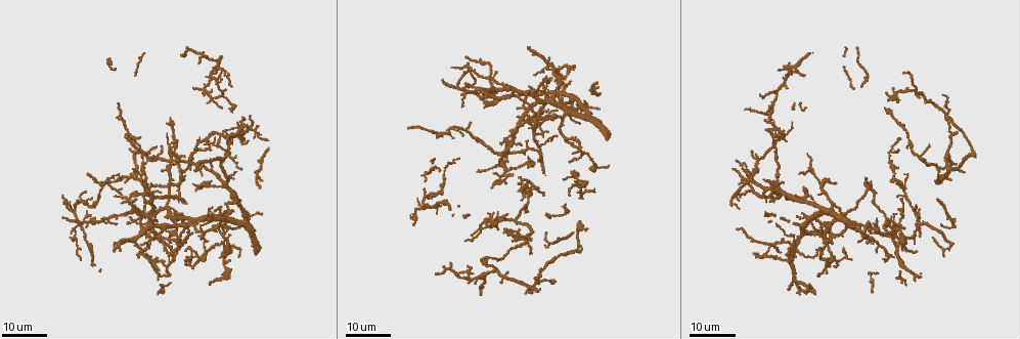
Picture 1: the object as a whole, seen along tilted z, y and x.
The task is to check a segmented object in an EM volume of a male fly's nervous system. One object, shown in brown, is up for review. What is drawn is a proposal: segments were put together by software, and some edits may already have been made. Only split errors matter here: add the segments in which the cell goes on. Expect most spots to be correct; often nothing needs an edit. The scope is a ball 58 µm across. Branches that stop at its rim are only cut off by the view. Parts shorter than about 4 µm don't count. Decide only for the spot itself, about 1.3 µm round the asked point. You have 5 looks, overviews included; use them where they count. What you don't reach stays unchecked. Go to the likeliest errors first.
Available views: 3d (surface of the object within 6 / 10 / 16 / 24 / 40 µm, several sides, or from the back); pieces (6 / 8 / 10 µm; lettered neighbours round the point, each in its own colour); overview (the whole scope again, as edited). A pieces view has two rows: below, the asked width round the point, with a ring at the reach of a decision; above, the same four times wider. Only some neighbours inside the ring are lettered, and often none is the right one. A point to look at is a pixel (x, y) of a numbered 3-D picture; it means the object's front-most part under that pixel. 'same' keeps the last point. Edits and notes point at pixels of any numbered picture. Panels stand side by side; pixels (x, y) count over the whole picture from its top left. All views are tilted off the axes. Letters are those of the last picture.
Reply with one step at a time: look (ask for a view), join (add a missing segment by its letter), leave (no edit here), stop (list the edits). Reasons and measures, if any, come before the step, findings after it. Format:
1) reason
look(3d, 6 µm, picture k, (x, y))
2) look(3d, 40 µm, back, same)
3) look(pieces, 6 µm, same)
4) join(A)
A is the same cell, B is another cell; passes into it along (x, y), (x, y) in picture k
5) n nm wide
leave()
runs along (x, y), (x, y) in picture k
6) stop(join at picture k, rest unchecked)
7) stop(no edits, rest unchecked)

free end
look(3d, 16 µm, picture 1, (804, 189))

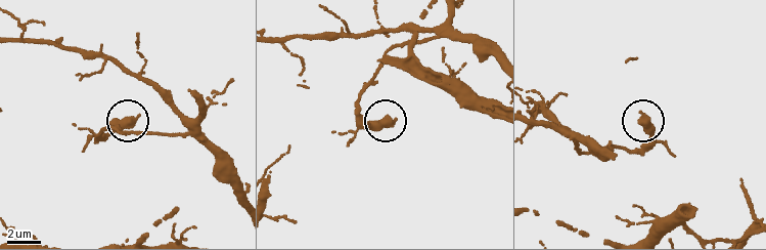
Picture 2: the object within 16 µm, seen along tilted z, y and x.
see the neighbours
look(pieces, 6 µm, picture 2, (138, 117))

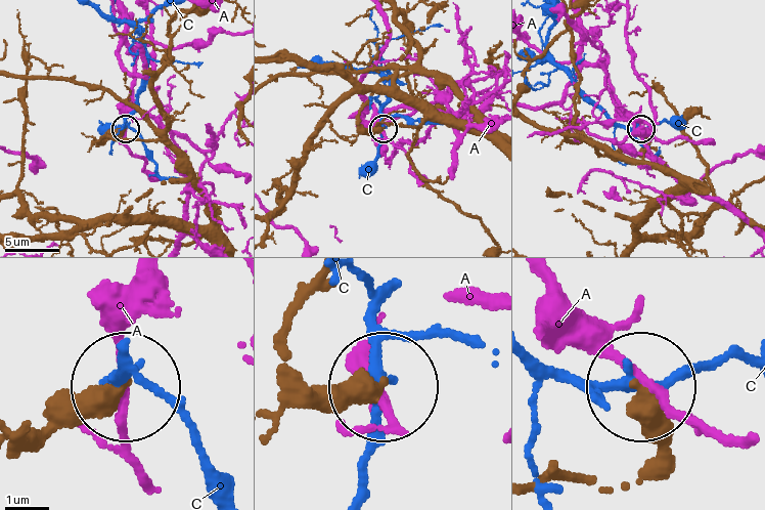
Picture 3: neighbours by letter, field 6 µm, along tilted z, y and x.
leave()
A and C are other cells; runs along (317, 390), (375, 390) in picture 3; no lettered segment goes on from it

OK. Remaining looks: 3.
free end
look(3d, 16 µm, picture 1, (517, 108))

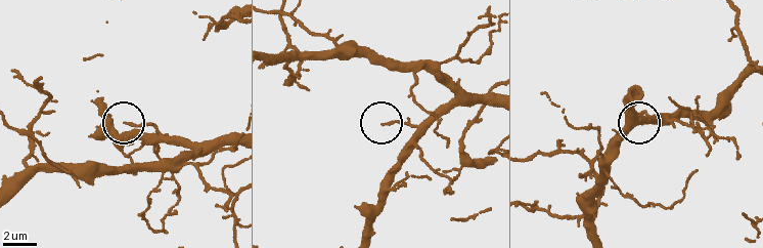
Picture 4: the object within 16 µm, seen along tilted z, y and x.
look(pieces, 8 µm, picture 4, (385, 124))

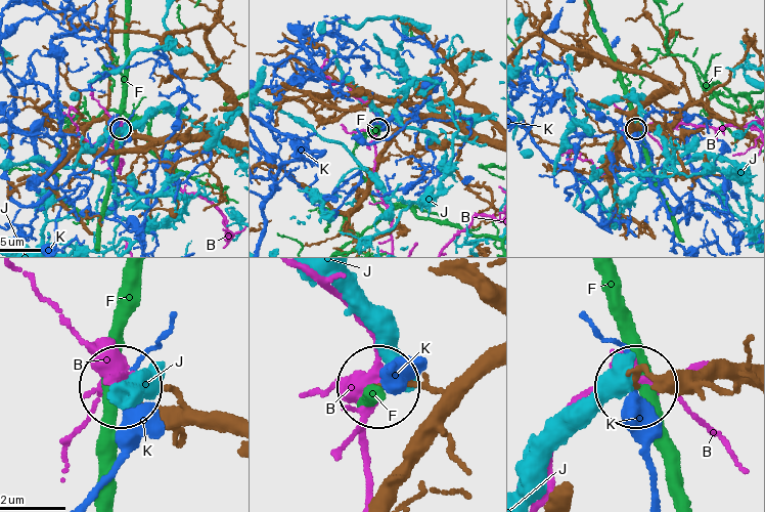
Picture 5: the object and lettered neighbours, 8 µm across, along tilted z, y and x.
150 nm wide
leave()
B, F, J and K are other cells; no lettered segment goes on from it

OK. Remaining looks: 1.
stop(no edits, rest unchecked)

